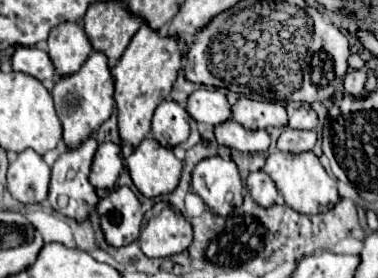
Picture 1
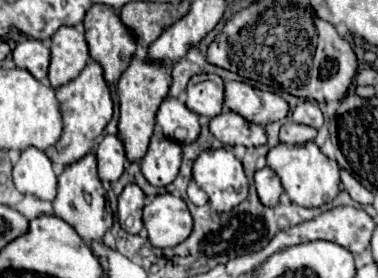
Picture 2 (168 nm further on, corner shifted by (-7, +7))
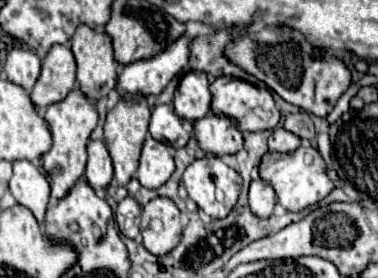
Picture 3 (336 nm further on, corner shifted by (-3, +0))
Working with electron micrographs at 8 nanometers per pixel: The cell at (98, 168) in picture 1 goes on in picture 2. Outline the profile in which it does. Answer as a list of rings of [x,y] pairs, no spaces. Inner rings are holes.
[[[106,134],[96,148],[96,162],[98,162],[98,176],[102,182],[112,184],[116,182],[126,166],[126,154],[124,146],[118,136]]]

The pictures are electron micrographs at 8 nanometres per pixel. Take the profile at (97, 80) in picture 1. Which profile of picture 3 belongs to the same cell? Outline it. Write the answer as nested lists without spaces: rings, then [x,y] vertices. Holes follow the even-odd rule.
[[[76,85],[64,101],[58,101],[54,105],[48,107],[44,119],[50,125],[52,131],[52,139],[54,145],[48,153],[42,155],[42,169],[46,171],[48,183],[52,187],[52,195],[54,197],[64,197],[72,185],[84,175],[84,167],[86,167],[86,147],[90,141],[90,133],[94,131],[96,123],[98,123],[98,111],[96,111],[96,101],[86,97],[82,93],[82,89]]]

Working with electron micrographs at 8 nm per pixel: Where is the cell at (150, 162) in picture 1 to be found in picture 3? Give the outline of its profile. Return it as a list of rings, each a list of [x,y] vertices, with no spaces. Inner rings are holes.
[[[148,135],[144,141],[140,167],[136,171],[138,181],[146,189],[158,189],[172,177],[172,173],[174,173],[174,159],[168,151],[168,145]]]

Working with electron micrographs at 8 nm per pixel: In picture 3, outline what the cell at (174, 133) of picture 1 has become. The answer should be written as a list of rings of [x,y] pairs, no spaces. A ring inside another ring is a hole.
[[[158,105],[152,111],[150,119],[150,135],[174,149],[180,149],[188,143],[194,127],[190,121],[180,119],[174,113],[172,105]]]

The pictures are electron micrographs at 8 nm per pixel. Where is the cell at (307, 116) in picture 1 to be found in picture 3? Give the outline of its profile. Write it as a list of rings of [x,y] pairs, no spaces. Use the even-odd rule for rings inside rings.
[[[298,111],[298,113],[292,113],[284,119],[284,129],[298,135],[300,139],[304,141],[310,141],[314,139],[314,123],[310,119],[310,115],[306,111]]]

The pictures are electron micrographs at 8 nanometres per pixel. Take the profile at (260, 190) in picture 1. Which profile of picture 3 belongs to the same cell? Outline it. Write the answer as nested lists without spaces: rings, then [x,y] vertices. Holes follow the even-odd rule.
[[[256,179],[250,183],[250,207],[254,215],[260,215],[262,219],[268,219],[272,215],[272,209],[276,205],[276,193],[270,183]]]

